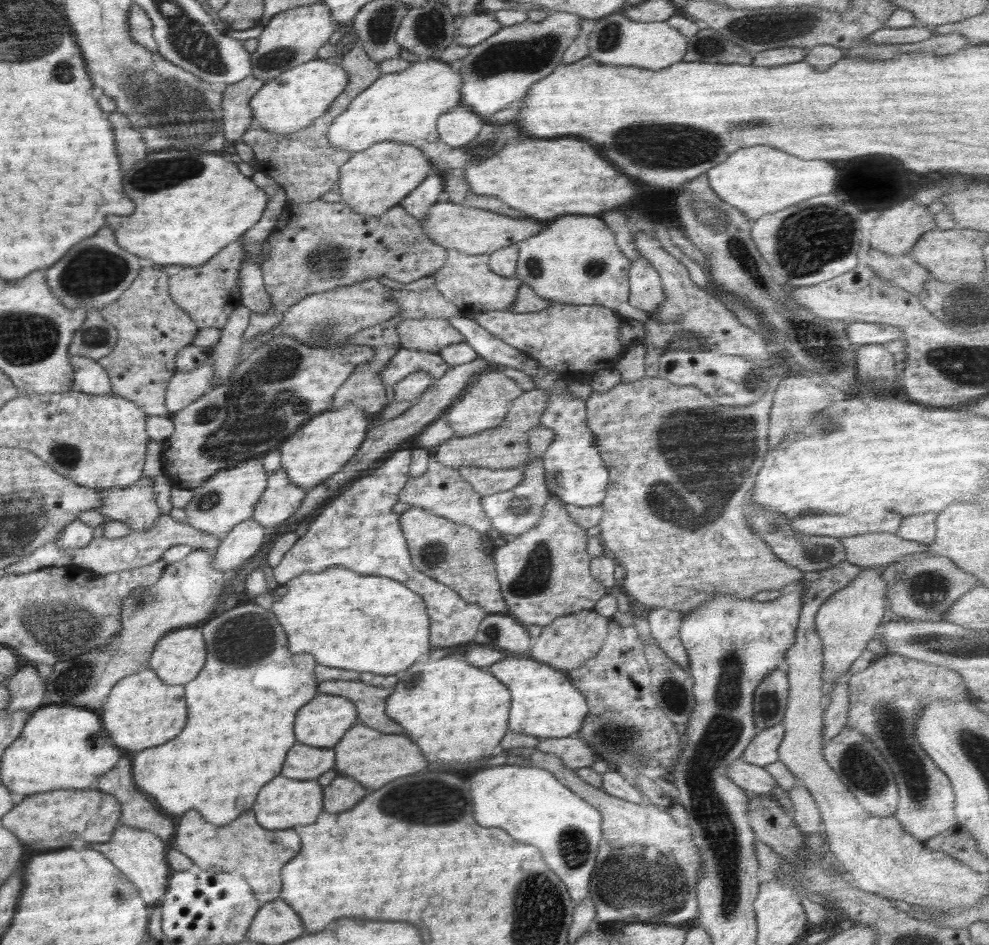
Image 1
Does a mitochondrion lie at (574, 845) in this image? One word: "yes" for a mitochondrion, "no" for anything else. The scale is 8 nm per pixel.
yes

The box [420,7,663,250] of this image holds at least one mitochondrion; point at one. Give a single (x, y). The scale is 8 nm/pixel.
(531, 55)

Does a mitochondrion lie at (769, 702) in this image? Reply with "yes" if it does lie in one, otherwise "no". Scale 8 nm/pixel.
yes

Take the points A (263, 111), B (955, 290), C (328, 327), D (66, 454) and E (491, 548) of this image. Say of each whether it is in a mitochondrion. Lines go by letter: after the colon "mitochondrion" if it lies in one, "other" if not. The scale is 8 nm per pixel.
A: other
B: mitochondrion
C: mitochondrion
D: mitochondrion
E: other

